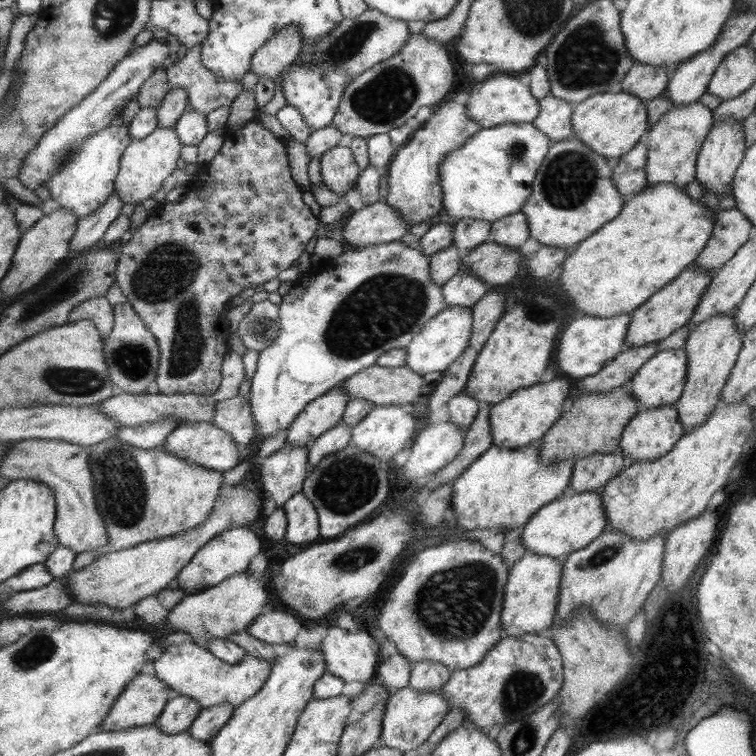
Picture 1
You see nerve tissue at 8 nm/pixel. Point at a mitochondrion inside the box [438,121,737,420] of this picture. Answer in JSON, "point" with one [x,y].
{"point":[567,182]}

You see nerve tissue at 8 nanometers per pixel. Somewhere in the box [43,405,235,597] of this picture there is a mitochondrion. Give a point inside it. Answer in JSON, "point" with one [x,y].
{"point":[121,487]}

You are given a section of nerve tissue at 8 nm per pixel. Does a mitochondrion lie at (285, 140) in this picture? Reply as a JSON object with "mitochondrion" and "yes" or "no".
{"mitochondrion":"no"}

